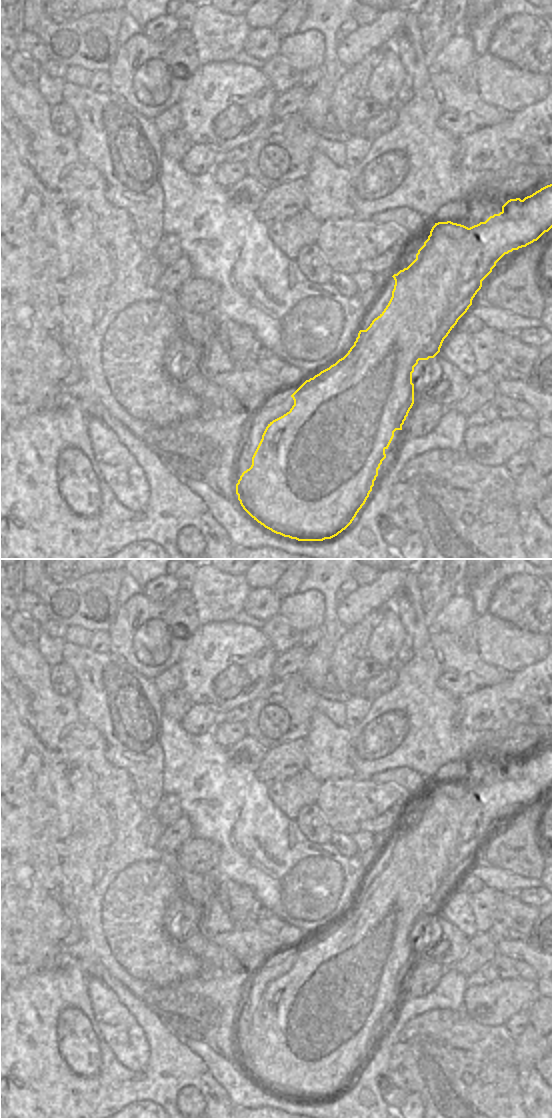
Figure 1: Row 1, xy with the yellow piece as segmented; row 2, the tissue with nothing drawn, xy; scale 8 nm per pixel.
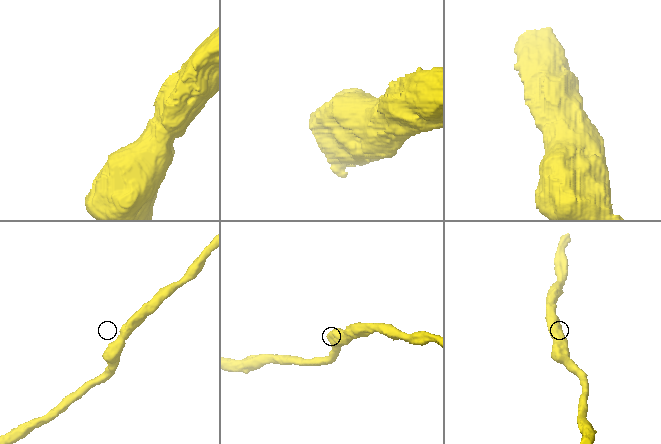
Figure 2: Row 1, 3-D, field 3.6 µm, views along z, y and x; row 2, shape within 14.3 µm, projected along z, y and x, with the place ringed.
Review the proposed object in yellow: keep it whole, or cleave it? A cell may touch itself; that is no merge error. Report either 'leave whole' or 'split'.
leave whole

